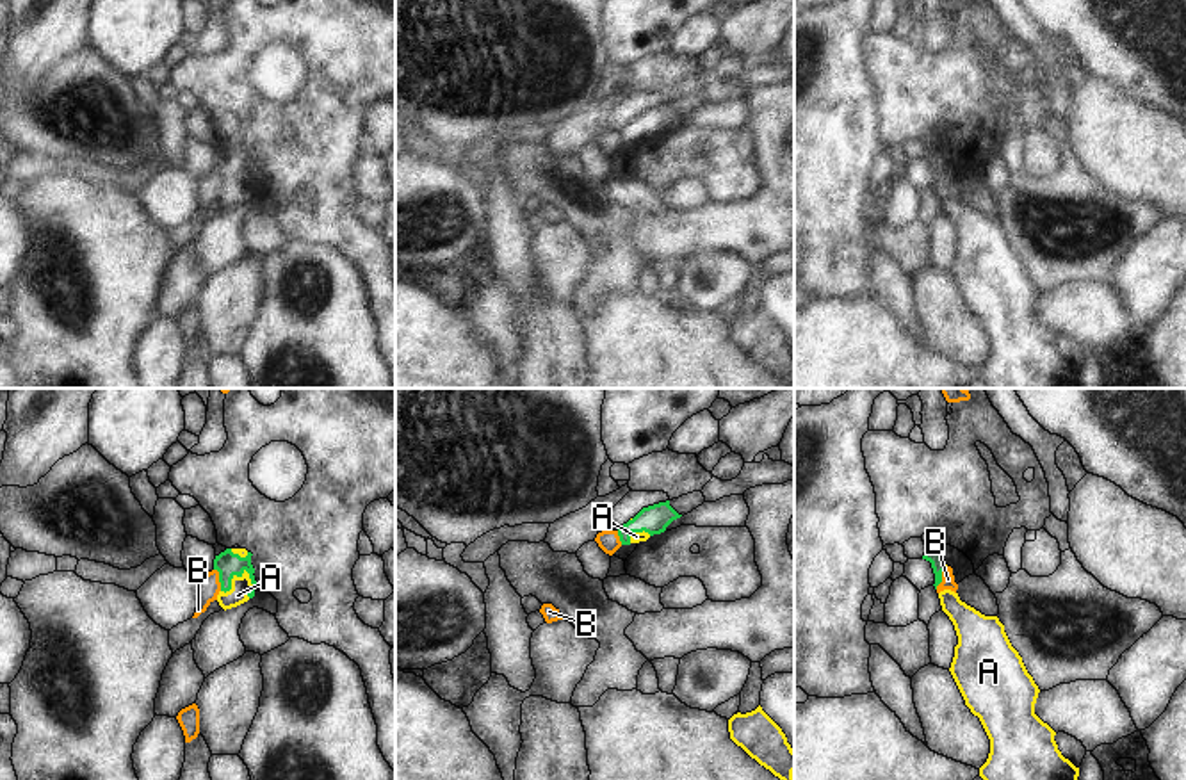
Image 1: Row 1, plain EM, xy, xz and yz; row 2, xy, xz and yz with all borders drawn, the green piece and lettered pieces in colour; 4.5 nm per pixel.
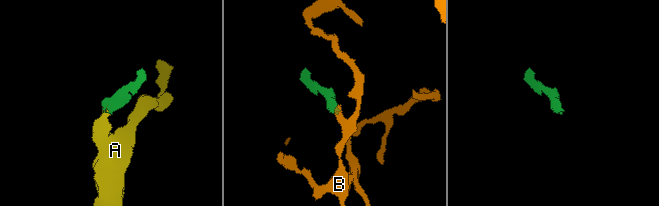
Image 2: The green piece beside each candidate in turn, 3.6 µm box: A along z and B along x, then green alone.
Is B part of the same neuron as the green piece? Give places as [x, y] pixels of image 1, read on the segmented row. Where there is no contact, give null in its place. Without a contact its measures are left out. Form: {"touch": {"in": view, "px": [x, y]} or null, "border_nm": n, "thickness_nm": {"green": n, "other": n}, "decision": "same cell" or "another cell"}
{"touch": {"in": "xy", "px": [219, 579]}, "border_nm": 110, "thickness_nm": {"green": 110, "other": 110}, "decision": "another cell"}

